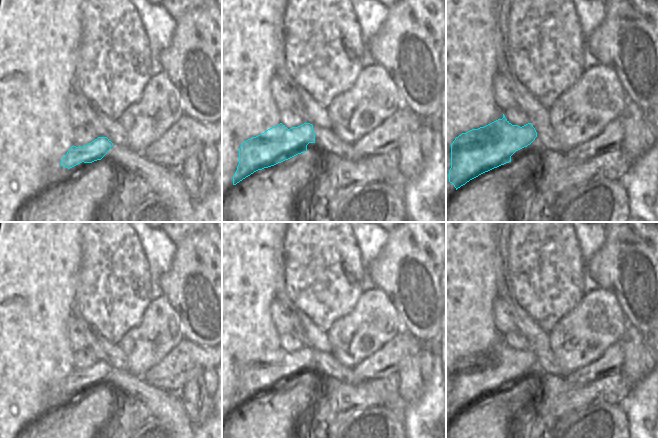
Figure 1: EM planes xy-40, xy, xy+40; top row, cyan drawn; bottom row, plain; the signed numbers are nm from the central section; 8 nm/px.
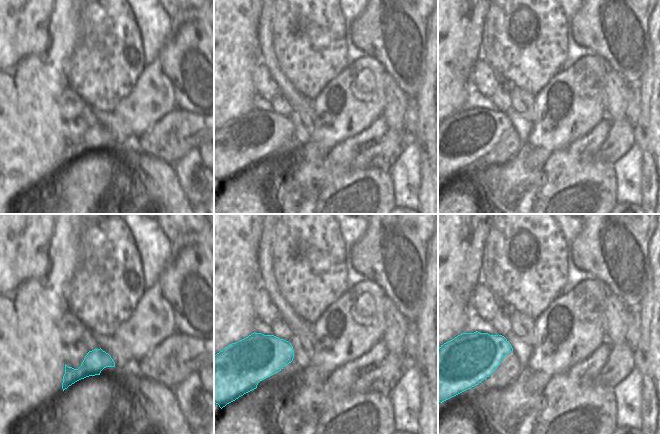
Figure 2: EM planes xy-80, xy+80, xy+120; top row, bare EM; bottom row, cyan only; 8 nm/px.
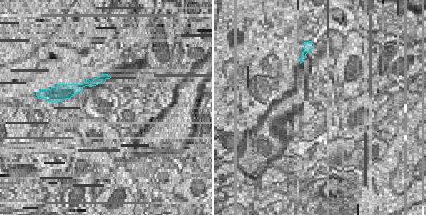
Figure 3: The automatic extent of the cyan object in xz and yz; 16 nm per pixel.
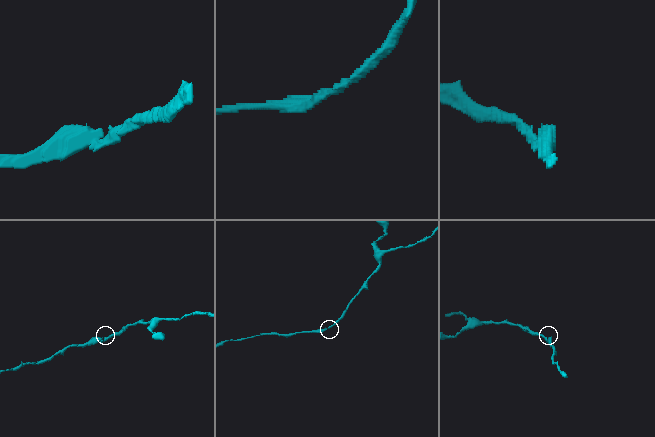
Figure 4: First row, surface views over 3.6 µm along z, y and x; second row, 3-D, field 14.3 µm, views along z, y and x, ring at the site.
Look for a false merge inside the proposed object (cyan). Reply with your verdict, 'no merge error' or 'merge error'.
no merge error

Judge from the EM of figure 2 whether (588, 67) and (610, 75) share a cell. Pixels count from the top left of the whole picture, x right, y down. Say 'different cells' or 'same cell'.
different cells

